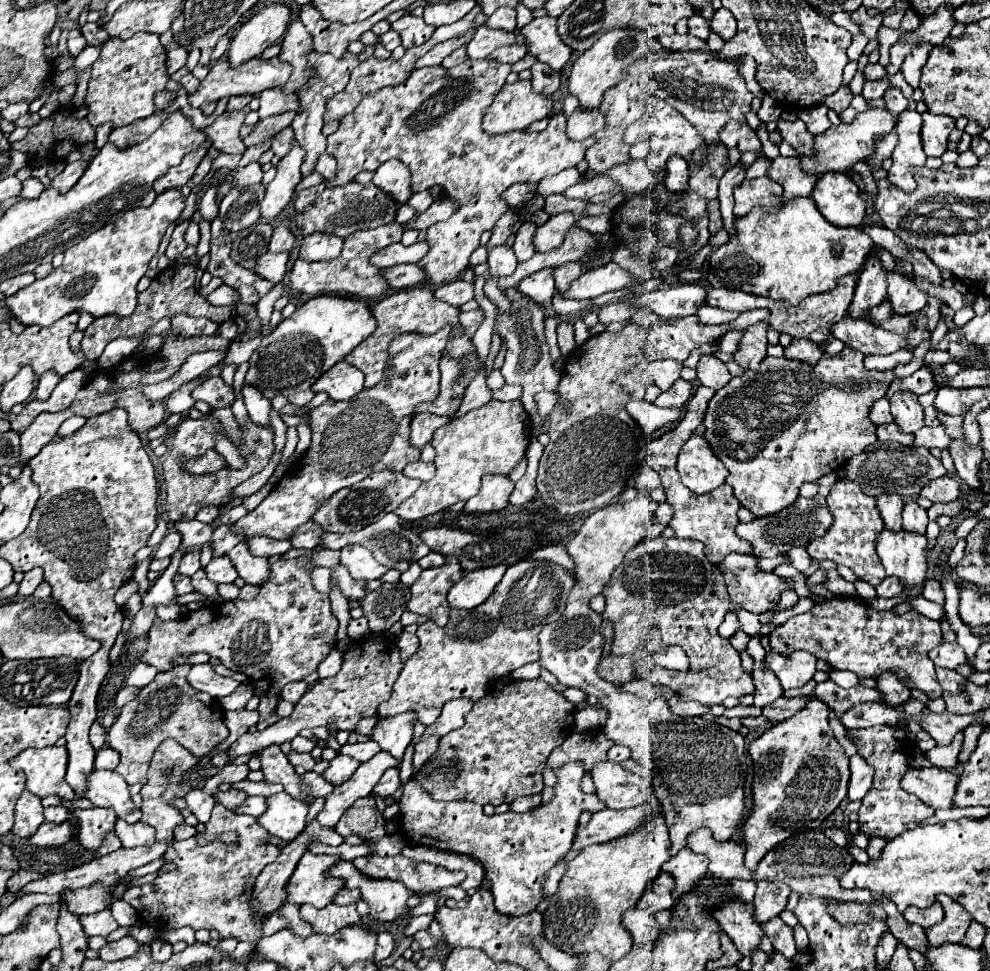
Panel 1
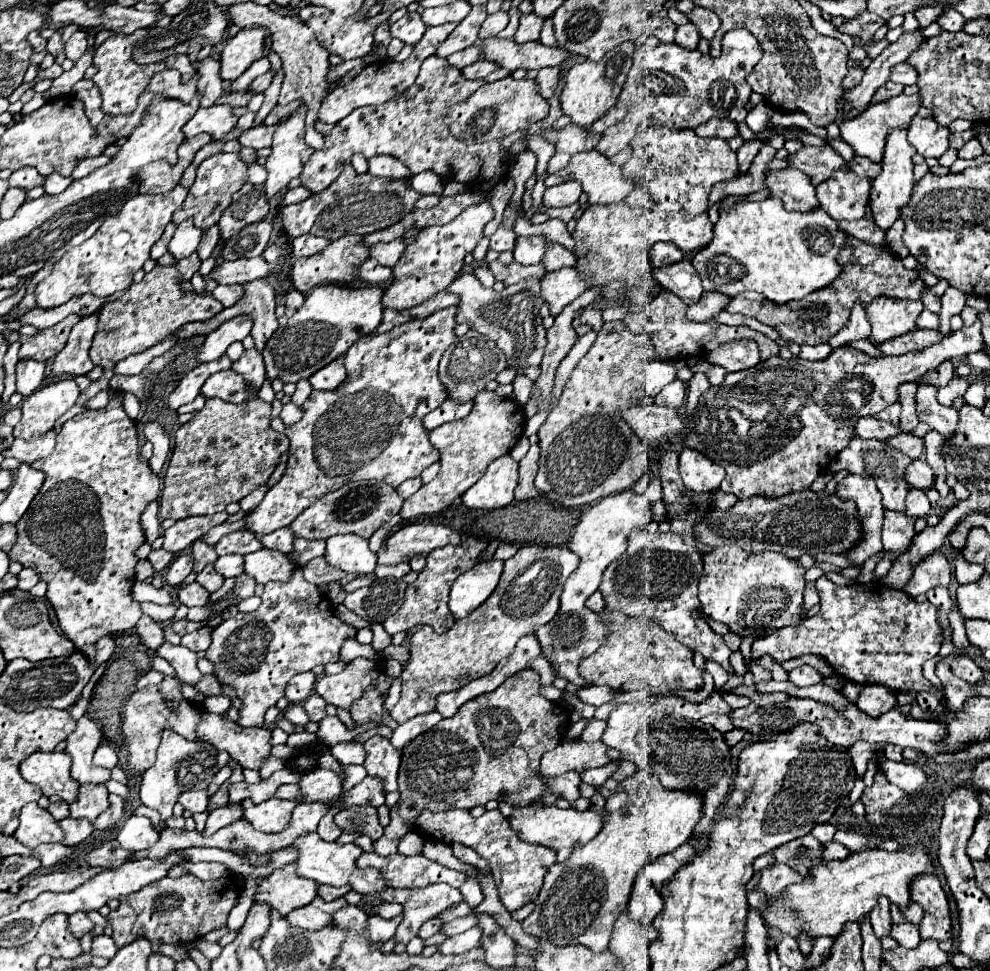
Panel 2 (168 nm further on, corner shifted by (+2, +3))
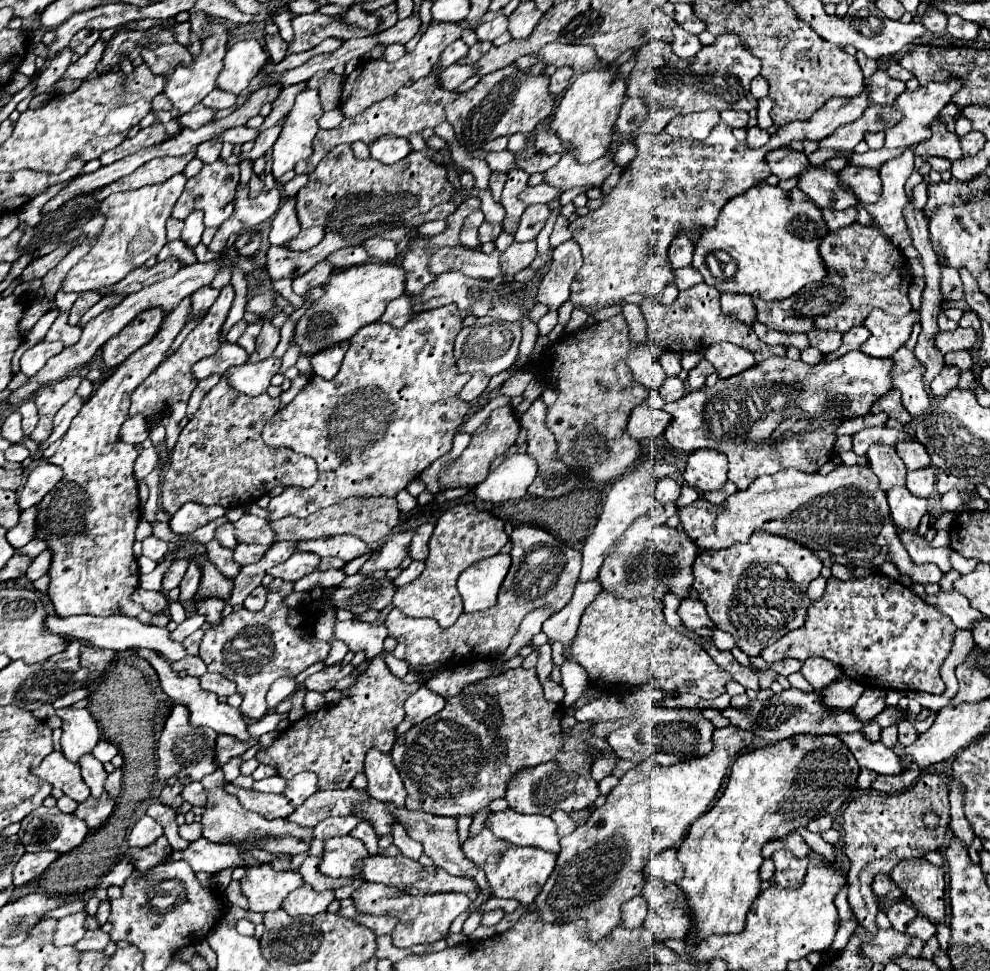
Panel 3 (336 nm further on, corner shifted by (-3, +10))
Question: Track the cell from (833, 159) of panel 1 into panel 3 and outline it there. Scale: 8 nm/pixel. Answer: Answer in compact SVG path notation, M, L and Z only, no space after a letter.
M950 81L950 83L930 83L930 85L924 85L924 87L918 87L916 91L908 91L906 89L902 95L898 95L896 101L894 101L894 107L898 107L898 111L902 111L902 119L900 119L900 123L894 123L892 127L884 129L884 133L886 133L884 147L886 149L910 147L910 145L916 145L922 139L928 139L930 137L928 125L938 117L940 109L950 103L952 95L958 89L960 89L960 83Z

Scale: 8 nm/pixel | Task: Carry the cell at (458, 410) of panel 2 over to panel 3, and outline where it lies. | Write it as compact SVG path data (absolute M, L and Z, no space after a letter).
M474 373L472 375L472 379L462 387L462 391L458 393L458 399L462 399L462 401L466 401L466 403L472 403L476 397L480 397L484 391L486 391L486 387L488 387L488 377L486 375L480 375L480 373Z

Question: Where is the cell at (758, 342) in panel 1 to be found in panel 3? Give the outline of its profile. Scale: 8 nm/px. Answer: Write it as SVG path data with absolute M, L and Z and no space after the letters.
M716 343L706 349L704 357L716 367L720 377L738 375L756 365L752 351L744 351L744 347L736 347L734 343Z

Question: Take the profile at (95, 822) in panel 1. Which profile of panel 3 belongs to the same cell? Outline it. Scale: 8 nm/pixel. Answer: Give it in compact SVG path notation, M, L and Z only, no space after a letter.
M86 755L80 759L80 767L82 767L82 779L90 787L92 797L98 799L104 793L104 783L108 777L104 765L98 759L94 759L92 755Z

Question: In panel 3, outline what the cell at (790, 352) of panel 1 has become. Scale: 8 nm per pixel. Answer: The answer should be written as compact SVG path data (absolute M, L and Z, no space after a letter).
M810 331L808 341L810 347L816 347L822 355L828 355L840 347L842 335L838 331Z

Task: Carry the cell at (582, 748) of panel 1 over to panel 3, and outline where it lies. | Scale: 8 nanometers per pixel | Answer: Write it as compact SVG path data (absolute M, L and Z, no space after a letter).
M584 749L584 751L558 751L548 763L524 769L508 783L506 801L510 809L518 813L542 813L550 815L558 809L562 811L582 811L592 807L598 799L598 781L592 779L590 767L592 759L596 759L598 749Z

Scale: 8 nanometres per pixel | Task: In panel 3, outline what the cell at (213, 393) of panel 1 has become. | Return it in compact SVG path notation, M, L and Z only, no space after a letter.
M264 359L260 363L244 363L230 367L226 371L226 379L232 389L244 395L260 395L266 393L270 379L278 373L280 359Z

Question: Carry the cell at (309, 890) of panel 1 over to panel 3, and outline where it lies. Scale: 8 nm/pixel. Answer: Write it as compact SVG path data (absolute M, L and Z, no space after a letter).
M250 867L240 879L242 893L248 897L250 911L278 911L282 901L298 887L304 885L304 879L298 871L278 873L272 867Z

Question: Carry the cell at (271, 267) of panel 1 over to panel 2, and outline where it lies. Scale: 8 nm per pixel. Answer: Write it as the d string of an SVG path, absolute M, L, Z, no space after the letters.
M263 256L257 258L241 258L235 262L223 260L217 268L211 270L207 280L217 280L219 284L247 284L259 278L265 278L269 274L269 264L263 260Z

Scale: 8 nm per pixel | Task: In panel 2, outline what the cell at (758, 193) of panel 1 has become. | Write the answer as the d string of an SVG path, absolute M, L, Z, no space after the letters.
M797 168L769 172L767 188L771 190L771 196L783 200L787 210L811 212L819 208L819 200L815 196L815 186L811 184L811 178Z

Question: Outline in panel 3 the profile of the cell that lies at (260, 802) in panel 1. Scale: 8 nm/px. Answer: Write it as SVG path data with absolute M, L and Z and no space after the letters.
M194 821L192 825L180 825L178 833L180 833L184 839L188 839L188 841L196 841L196 839L202 837L202 825L200 825L198 821Z

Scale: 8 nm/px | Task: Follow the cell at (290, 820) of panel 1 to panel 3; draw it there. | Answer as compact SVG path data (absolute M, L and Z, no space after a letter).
M226 785L224 787L228 793L236 795L242 803L242 807L260 813L266 819L278 819L278 817L288 817L294 807L288 803L288 799L284 795L274 795L274 793L258 793L258 791L246 791L246 789L238 789L234 785Z

